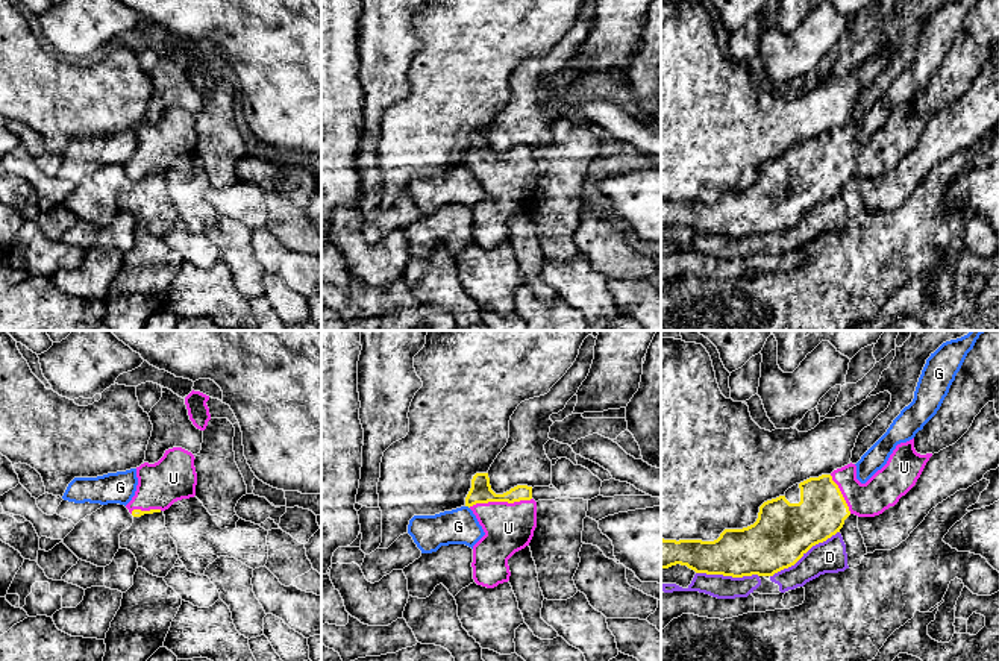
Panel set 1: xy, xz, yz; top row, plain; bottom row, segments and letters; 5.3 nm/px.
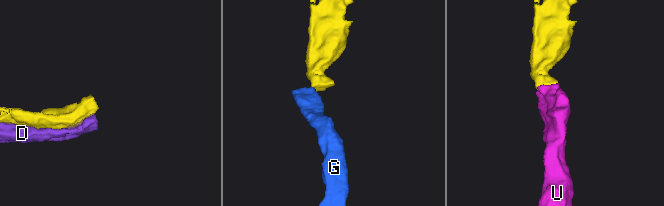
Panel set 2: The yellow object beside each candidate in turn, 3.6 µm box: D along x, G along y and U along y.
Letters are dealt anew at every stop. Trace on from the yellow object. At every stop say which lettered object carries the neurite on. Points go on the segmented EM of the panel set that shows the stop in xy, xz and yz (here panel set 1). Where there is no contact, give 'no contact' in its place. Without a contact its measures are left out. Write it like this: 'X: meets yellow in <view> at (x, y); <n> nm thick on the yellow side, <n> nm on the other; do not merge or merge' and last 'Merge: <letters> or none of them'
D: meets yellow in yz at (804, 552); 320 nm thick on the yellow side, 180 nm on the other; do not merge
G: meets yellow in xz at (467, 505); 120 nm thick on the yellow side, 190 nm on the other; do not merge
U: meets yellow in xz at (499, 501); 120 nm thick on the yellow side, 260 nm on the other; merge
Merge: U

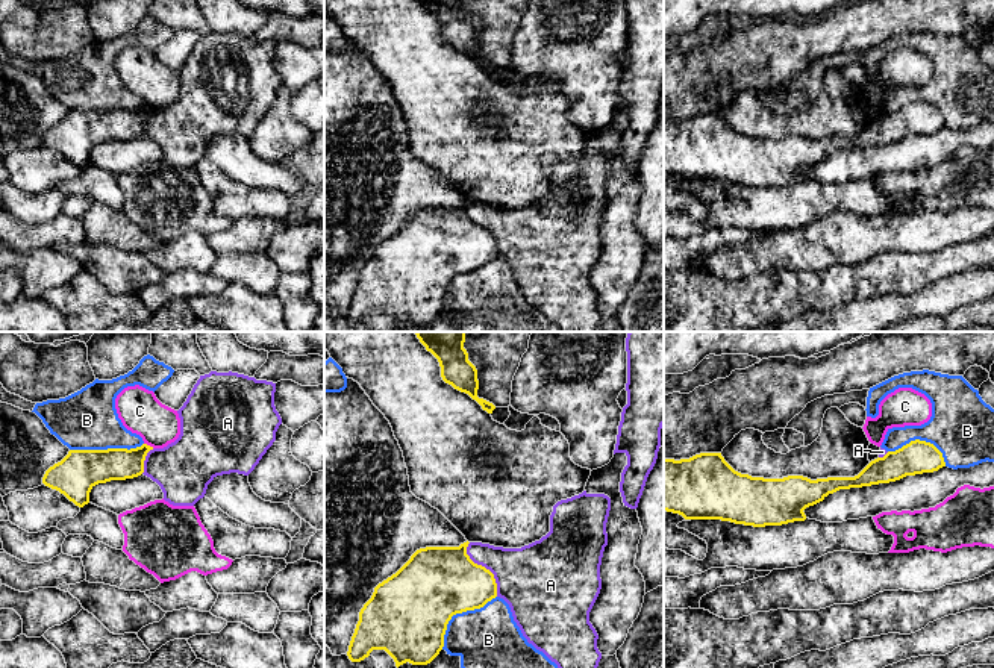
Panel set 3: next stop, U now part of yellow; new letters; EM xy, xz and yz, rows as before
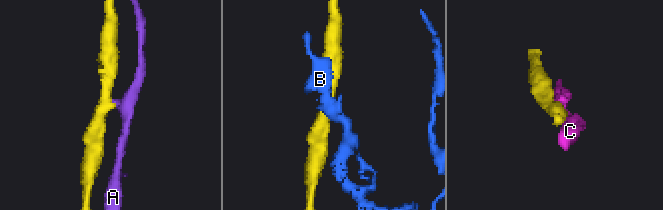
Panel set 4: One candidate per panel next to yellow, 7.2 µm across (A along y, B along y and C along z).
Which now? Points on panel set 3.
A: meets yellow in xz at (484, 567); 380 nm thick on the yellow side, 340 nm on the other; do not merge
B: meets yellow in xz at (458, 612); 420 nm thick on the yellow side, 320 nm on the other; do not merge
C: meets yellow in xy at (149, 446); 180 nm thick on the yellow side, 220 nm on the other; do not merge
Merge: none of them

